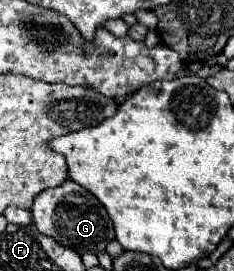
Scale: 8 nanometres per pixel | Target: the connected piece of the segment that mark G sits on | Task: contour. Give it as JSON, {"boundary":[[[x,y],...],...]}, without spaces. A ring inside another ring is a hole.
{"boundary":[[[65,180],[61,186],[43,190],[35,198],[31,214],[41,234],[55,238],[61,246],[67,246],[79,254],[103,252],[105,246],[115,238],[113,224],[107,216],[107,210],[99,204],[95,196],[91,196],[83,186],[75,184],[73,180]]]}

